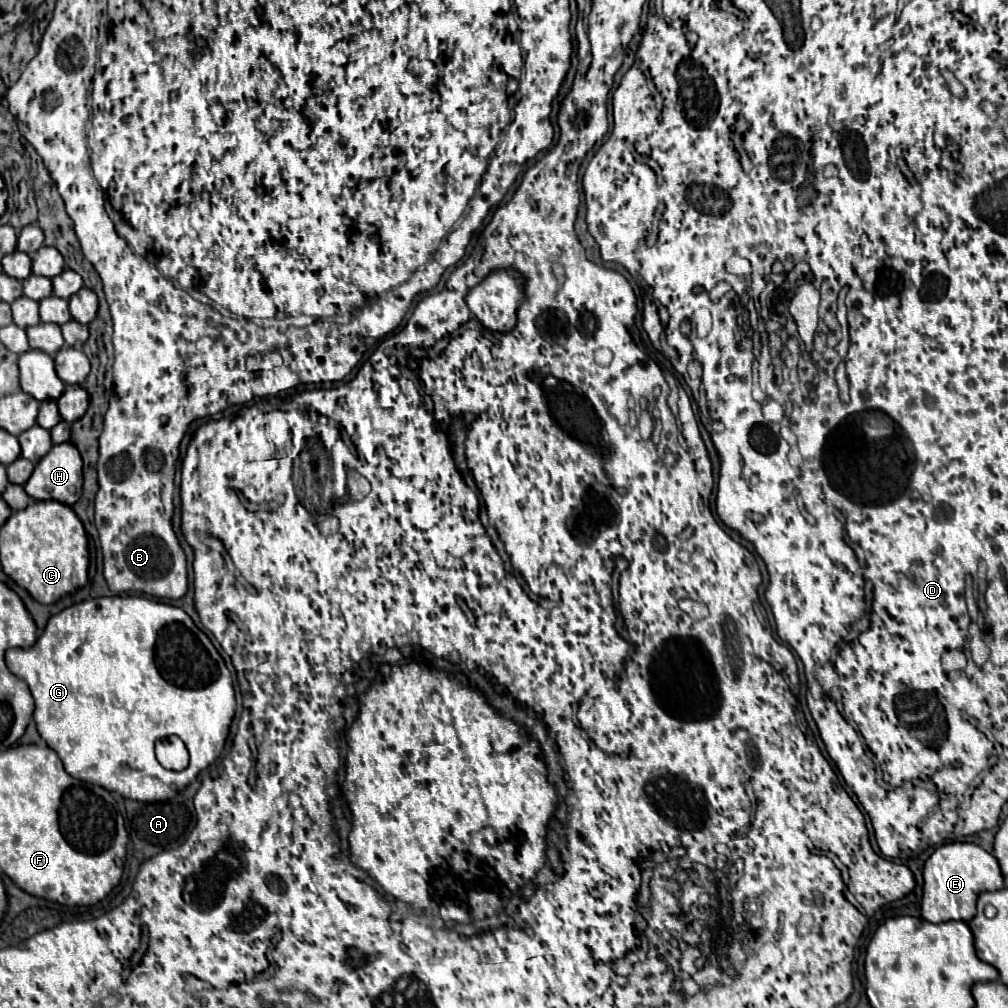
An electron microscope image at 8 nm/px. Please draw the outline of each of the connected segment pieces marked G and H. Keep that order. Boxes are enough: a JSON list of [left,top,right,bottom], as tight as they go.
[[7,595,235,801],[25,443,83,505]]

